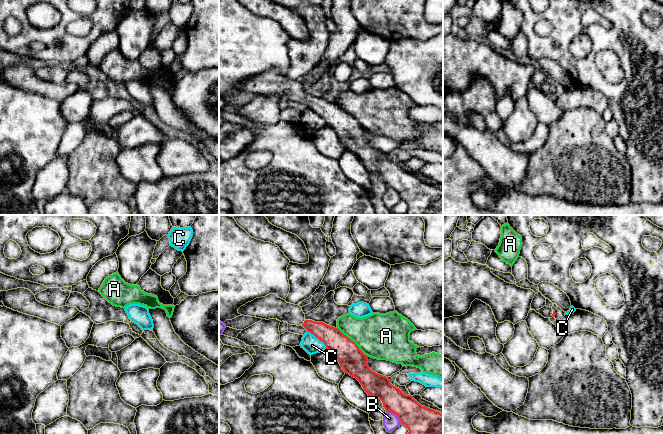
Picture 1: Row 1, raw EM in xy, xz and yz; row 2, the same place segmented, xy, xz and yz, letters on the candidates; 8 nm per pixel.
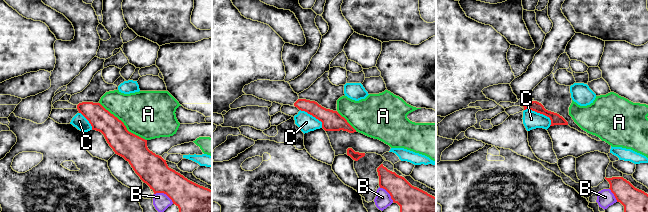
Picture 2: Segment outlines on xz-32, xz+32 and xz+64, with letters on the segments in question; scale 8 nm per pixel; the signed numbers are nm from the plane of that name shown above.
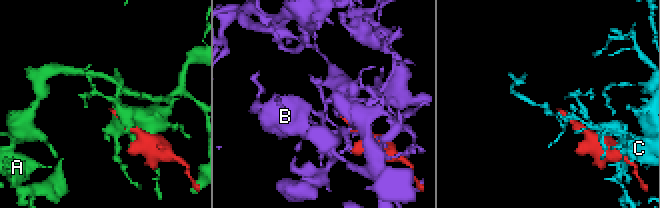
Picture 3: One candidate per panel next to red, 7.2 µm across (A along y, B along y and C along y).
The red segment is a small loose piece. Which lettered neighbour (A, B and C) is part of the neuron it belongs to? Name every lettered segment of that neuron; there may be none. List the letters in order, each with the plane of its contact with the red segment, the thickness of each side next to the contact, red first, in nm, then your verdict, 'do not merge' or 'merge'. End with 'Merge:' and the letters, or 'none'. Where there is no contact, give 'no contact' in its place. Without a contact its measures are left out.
A: meets red in xz; 220 nm thick on the red side, 360 nm on the other; do not merge
B: meets red in xz; 280 nm thick on the red side, 130 nm on the other; do not merge
C: meets red in xz; 190 nm thick on the red side, 140 nm on the other; do not merge
Merge: none

